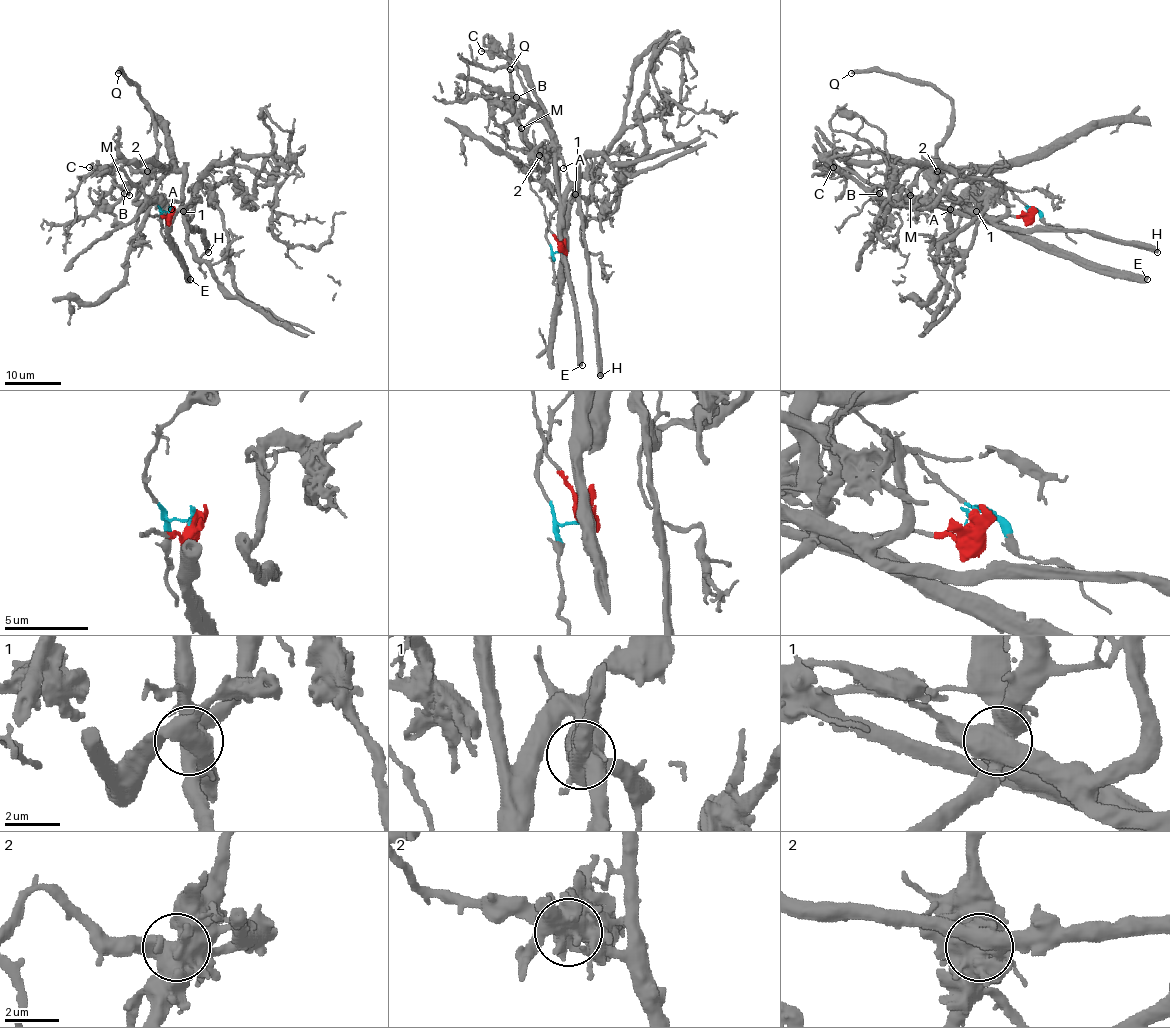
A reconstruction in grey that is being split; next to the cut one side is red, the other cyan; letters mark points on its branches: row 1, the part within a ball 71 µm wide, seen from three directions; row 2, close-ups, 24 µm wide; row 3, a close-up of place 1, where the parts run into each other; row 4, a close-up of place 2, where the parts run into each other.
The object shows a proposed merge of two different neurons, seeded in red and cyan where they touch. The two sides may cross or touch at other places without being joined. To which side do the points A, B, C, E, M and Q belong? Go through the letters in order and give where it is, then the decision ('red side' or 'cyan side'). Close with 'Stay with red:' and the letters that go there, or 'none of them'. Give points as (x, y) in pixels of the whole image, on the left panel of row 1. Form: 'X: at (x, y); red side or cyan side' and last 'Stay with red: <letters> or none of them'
A: at (171, 209); red side
B: at (124, 193); red side
C: at (89, 167); red side
E: at (190, 279); red side
M: at (129, 195); red side
Q: at (118, 73); red side
Stay with red: A, B, C, E, M, Q

